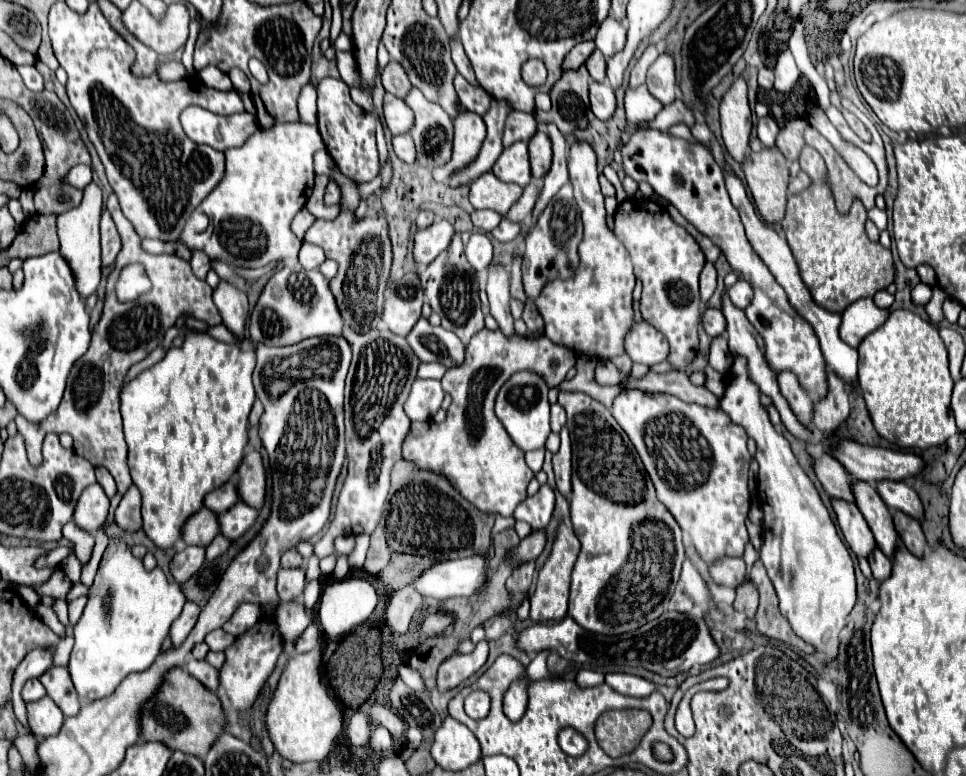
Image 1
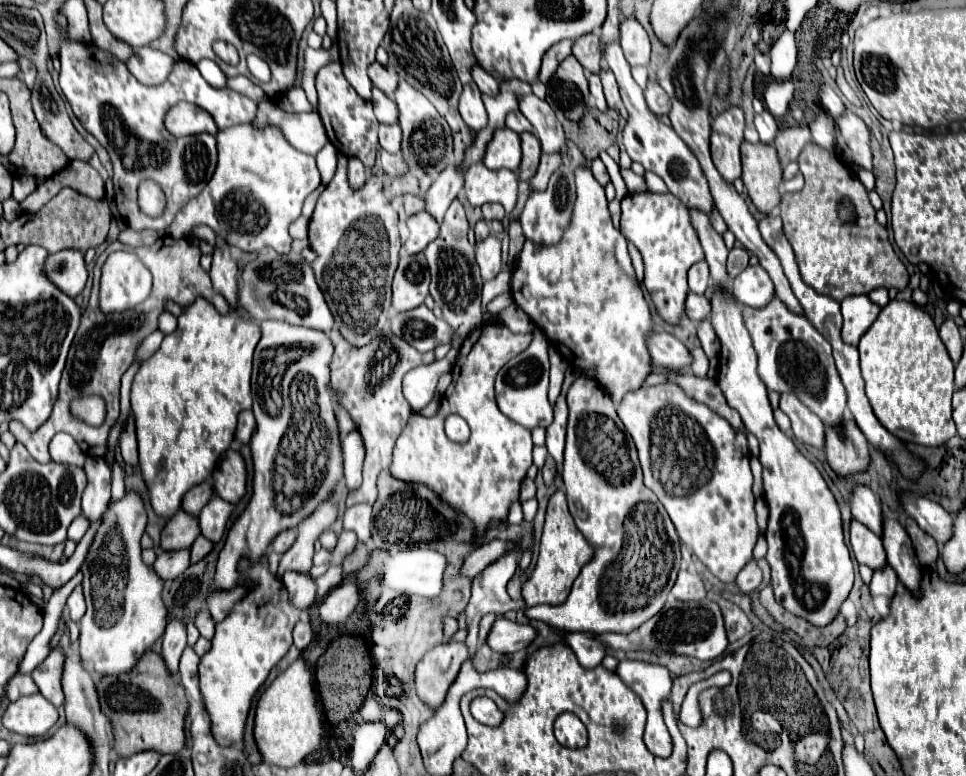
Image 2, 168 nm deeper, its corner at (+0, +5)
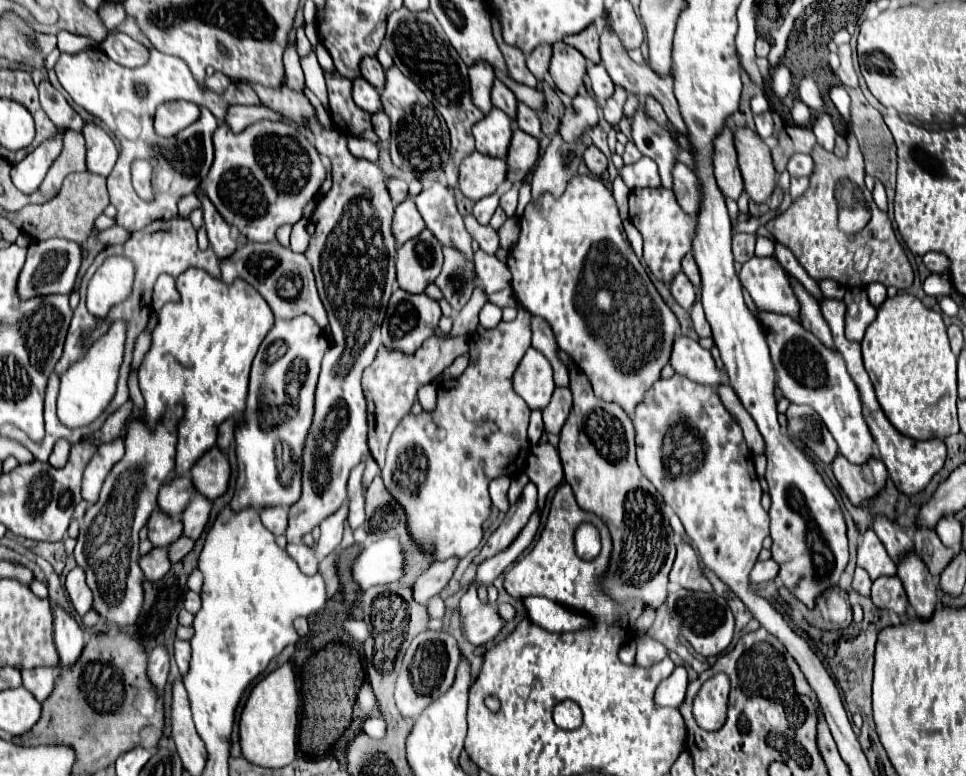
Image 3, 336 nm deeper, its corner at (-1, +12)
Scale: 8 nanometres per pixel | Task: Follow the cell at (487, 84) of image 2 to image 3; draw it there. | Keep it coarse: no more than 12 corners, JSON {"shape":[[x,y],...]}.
{"shape":[[493,82],[493,106],[515,120],[517,98],[501,82]]}

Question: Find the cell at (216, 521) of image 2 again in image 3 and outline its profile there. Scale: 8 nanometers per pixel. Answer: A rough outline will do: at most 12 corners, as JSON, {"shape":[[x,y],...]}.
{"shape":[[199,492],[183,512],[183,534],[197,540],[213,504]]}

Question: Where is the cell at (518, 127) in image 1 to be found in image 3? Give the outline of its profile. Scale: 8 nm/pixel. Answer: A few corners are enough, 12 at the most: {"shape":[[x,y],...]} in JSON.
{"shape":[[525,104],[517,106],[517,126],[535,138],[541,138],[541,122]]}

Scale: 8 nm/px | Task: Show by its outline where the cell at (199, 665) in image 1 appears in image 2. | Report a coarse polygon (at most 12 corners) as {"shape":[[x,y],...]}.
{"shape":[[192,647],[180,659],[180,677],[186,695],[202,703],[198,691],[198,661]]}

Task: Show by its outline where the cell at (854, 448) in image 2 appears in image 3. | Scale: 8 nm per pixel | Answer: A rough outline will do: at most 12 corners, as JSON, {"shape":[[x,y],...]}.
{"shape":[[839,454],[831,468],[853,504],[885,486],[887,468],[875,456],[849,464]]}

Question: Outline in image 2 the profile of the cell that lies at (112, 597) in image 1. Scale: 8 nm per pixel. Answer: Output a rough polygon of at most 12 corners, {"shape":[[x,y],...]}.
{"shape":[[144,501],[108,505],[80,567],[80,659],[128,673],[168,617]]}

